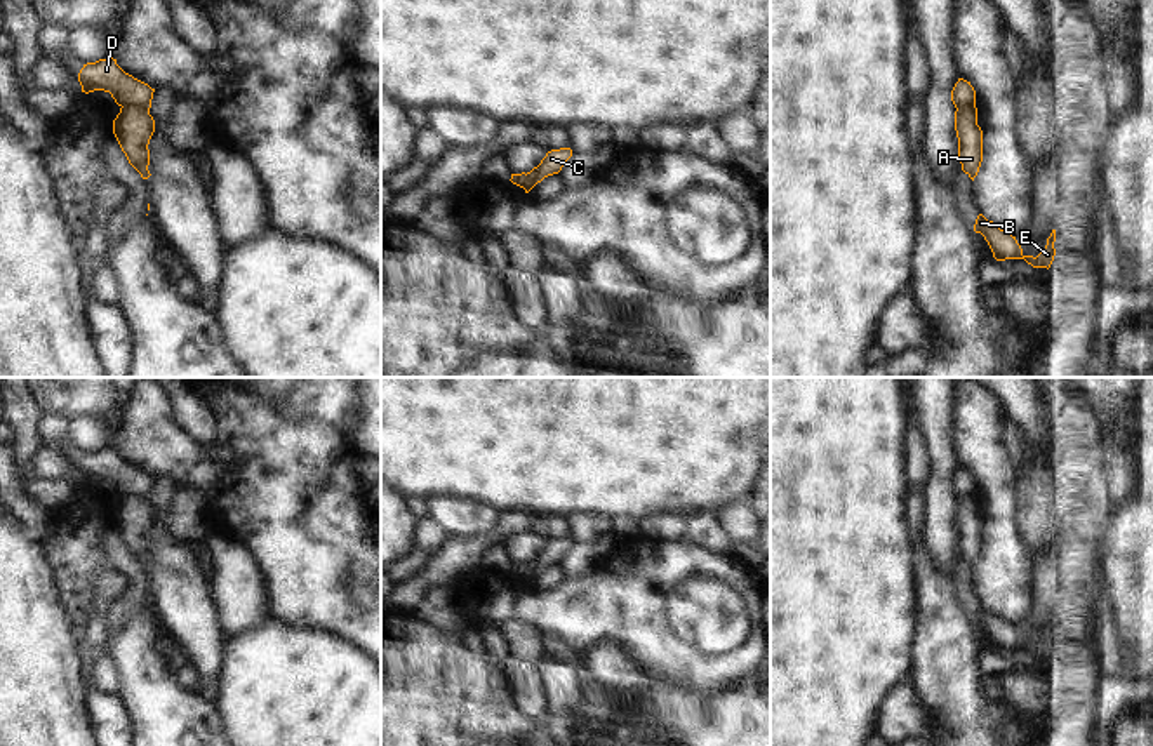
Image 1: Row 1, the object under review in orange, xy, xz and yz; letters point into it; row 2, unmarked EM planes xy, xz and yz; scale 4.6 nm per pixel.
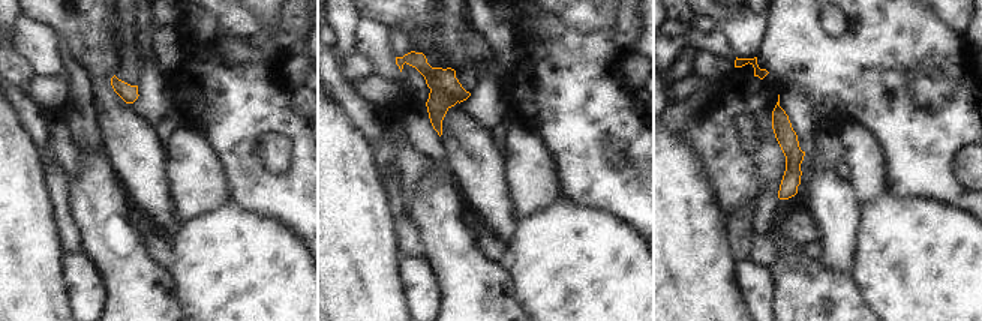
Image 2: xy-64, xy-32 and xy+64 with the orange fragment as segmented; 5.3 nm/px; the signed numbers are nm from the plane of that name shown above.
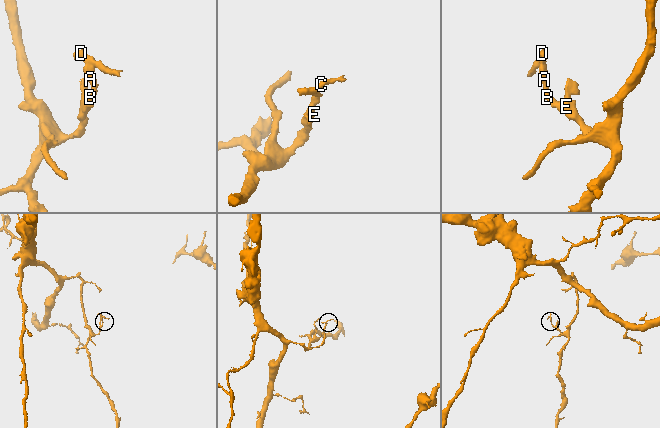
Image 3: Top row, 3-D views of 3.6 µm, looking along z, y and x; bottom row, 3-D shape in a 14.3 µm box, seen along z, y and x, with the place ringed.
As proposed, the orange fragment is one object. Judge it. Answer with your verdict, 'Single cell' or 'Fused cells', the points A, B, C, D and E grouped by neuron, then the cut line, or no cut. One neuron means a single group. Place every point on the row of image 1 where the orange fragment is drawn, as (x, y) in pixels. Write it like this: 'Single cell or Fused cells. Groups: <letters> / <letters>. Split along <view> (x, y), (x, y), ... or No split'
Fused cells. Groups: A B E / C D. Split along xy (122, 105), (138, 105), (148, 112)

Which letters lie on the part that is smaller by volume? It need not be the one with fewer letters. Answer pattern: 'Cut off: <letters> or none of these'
Cut off: C, D

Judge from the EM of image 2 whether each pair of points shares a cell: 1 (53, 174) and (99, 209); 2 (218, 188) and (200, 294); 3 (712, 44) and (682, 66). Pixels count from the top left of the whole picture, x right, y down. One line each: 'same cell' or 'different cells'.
1: different cells
2: different cells
3: different cells

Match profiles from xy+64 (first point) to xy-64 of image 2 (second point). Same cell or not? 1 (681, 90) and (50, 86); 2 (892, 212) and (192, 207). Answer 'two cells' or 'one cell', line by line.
1: one cell
2: two cells

